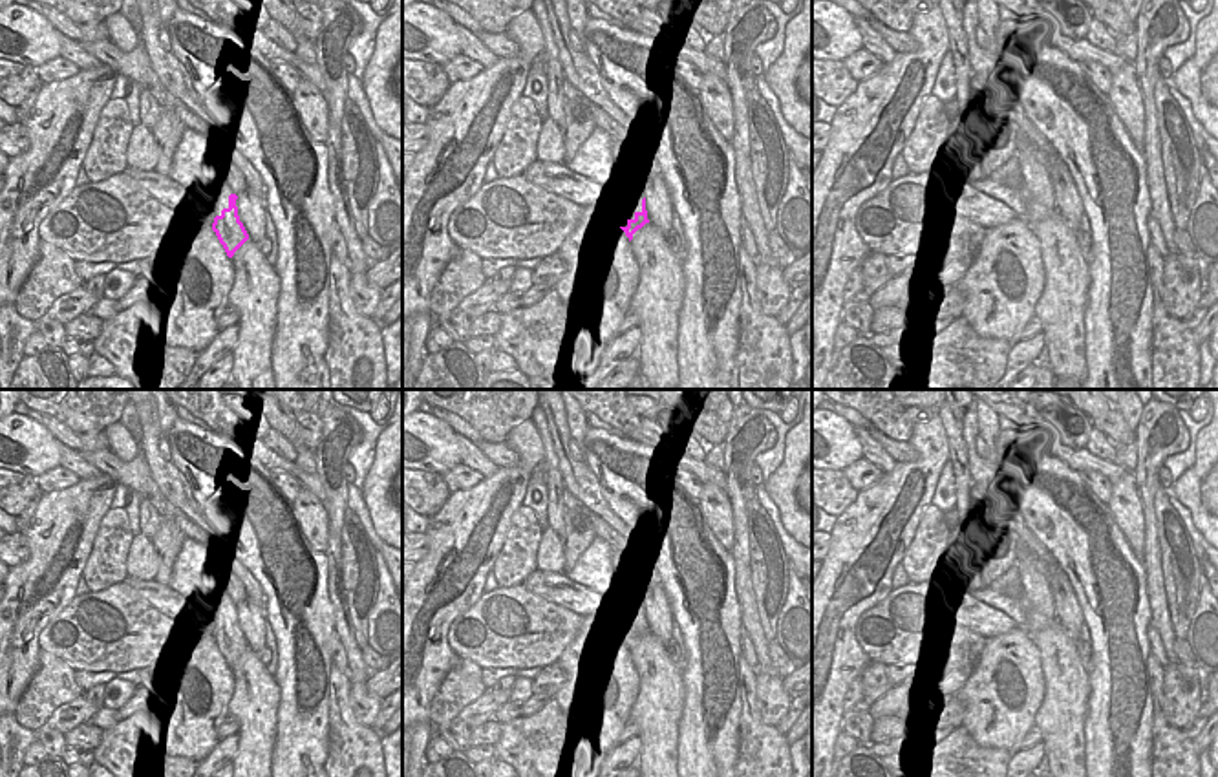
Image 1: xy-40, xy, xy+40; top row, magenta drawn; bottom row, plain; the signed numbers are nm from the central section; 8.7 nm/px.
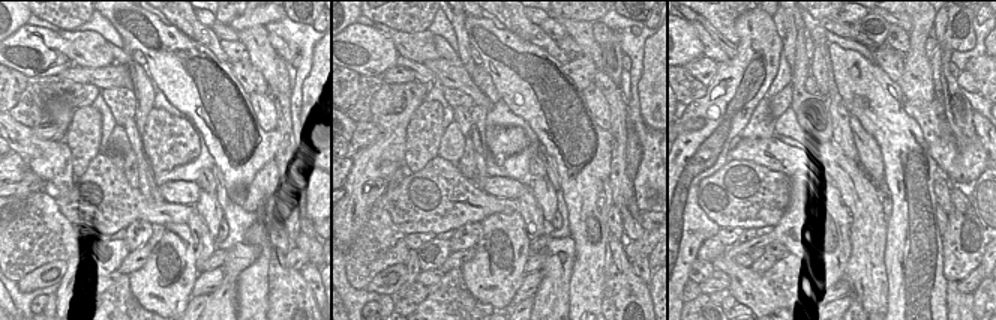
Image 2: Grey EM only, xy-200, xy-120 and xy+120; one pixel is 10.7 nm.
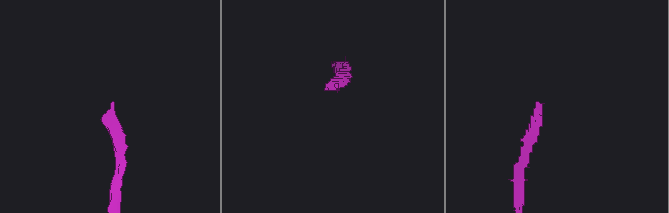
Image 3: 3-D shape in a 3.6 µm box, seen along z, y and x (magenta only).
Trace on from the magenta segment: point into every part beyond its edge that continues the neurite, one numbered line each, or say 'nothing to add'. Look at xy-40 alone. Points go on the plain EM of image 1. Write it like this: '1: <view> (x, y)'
nothing to add

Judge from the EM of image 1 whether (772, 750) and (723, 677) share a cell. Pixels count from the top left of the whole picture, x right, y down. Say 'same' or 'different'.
different

